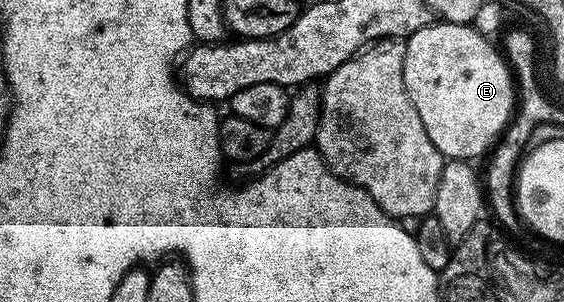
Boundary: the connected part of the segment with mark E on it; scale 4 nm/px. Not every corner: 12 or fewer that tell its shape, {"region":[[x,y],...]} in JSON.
{"region":[[442,20],[403,45],[404,90],[445,159],[487,154],[518,101],[501,50]]}

